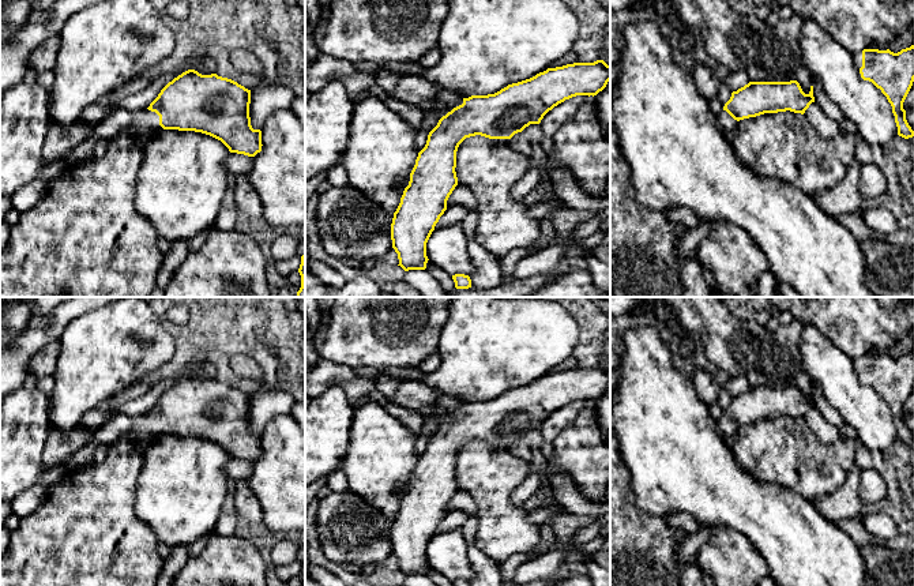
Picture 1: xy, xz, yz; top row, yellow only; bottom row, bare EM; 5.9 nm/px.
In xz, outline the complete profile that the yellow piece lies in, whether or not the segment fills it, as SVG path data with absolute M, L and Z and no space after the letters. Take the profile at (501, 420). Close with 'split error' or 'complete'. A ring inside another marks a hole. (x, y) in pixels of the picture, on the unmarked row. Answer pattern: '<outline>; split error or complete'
M603 365L594 368L573 368L548 373L535 382L508 390L494 399L471 401L441 413L441 424L429 437L425 452L418 458L405 493L400 508L391 529L392 553L398 559L405 576L425 575L428 568L426 548L440 522L447 515L447 506L455 492L456 457L459 450L470 442L481 440L489 444L511 444L530 429L539 429L543 421L558 409L576 401L597 401L610 386L610 371Z; split error

